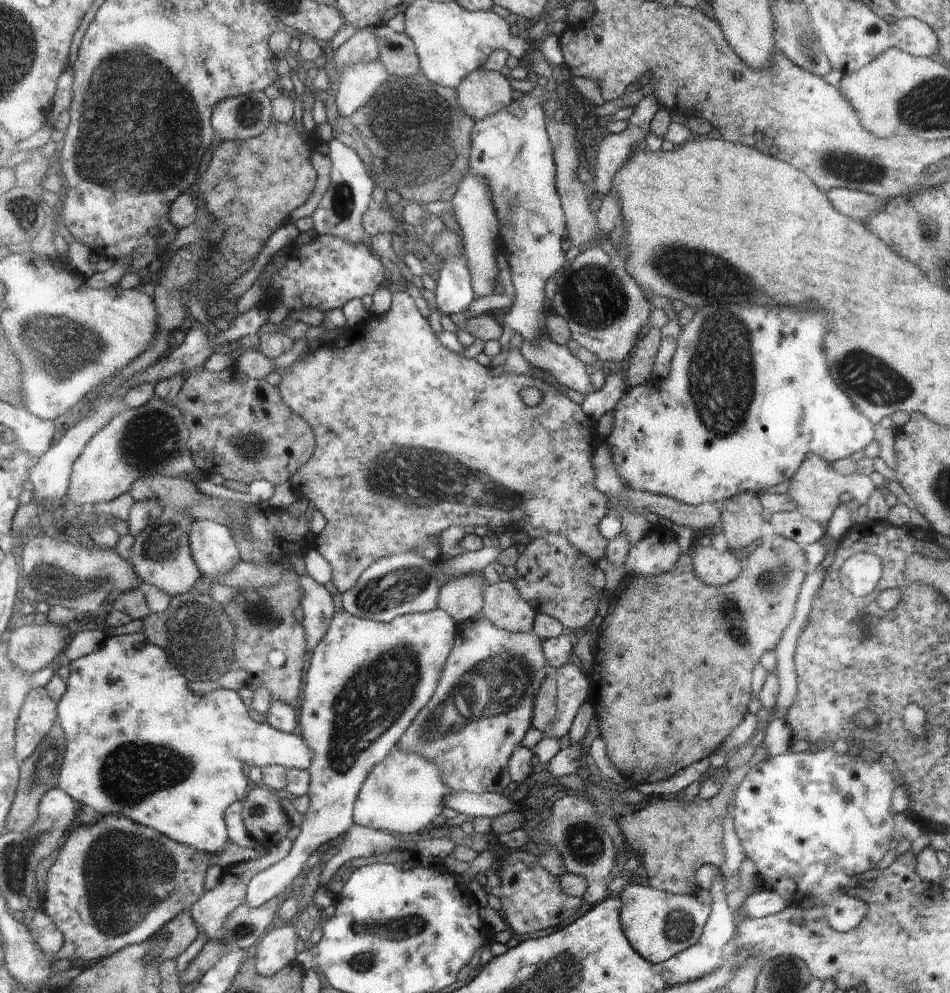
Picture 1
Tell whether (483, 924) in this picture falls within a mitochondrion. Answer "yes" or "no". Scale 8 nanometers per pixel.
no

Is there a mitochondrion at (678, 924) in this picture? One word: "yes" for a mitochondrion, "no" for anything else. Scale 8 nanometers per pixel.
yes

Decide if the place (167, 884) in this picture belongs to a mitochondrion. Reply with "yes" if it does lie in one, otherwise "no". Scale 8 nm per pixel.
yes

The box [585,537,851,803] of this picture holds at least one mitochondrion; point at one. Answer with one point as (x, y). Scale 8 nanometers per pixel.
(729, 613)

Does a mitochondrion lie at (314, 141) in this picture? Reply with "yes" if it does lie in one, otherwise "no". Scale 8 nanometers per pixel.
no

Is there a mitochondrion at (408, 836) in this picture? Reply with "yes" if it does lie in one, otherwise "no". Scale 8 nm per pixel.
no

